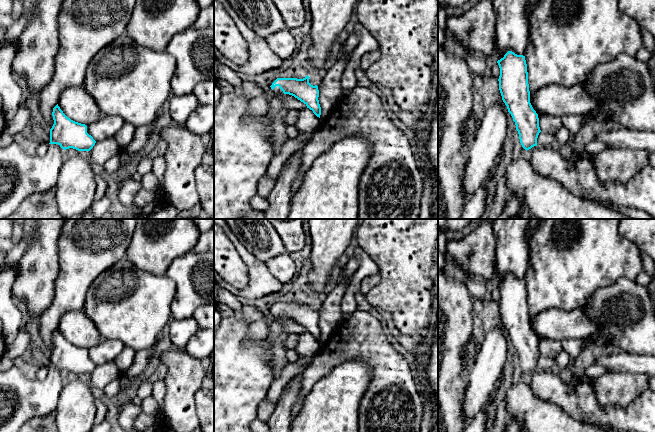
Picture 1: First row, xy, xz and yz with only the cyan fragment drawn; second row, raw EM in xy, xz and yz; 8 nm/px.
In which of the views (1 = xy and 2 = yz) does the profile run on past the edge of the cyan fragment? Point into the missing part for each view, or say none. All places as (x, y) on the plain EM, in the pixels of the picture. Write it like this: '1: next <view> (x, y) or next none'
1: next xy (21, 399)
2: next yz (579, 402)

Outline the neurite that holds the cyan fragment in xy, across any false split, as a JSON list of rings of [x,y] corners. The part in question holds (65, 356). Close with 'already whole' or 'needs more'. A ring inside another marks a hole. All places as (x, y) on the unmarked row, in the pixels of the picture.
[[[58,328],[52,336],[54,348],[50,353],[50,367],[44,381],[27,379],[16,366],[0,372],[0,432],[18,432],[33,417],[46,416],[56,411],[59,395],[65,383],[65,374],[90,375],[96,365],[87,357],[87,350],[68,342]]]; needs more

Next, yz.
[[[508,275],[503,282],[497,285],[500,292],[499,314],[502,324],[511,338],[519,358],[522,371],[526,374],[528,383],[536,397],[543,401],[557,404],[565,413],[574,419],[591,424],[602,430],[608,427],[627,432],[655,432],[655,392],[647,389],[627,407],[606,405],[601,406],[594,394],[591,379],[584,377],[581,384],[572,387],[569,381],[564,381],[559,371],[540,372],[537,362],[541,356],[539,342],[530,327],[528,296],[525,280]]]; needs more

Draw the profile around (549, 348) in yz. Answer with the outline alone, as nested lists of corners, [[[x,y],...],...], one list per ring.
[[[538,338],[538,342],[541,356],[545,356],[547,358],[553,359],[563,350],[560,341]]]

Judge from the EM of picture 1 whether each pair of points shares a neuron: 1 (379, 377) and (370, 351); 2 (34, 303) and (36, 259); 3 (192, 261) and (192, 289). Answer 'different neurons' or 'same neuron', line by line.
1: same neuron
2: same neuron
3: same neuron

